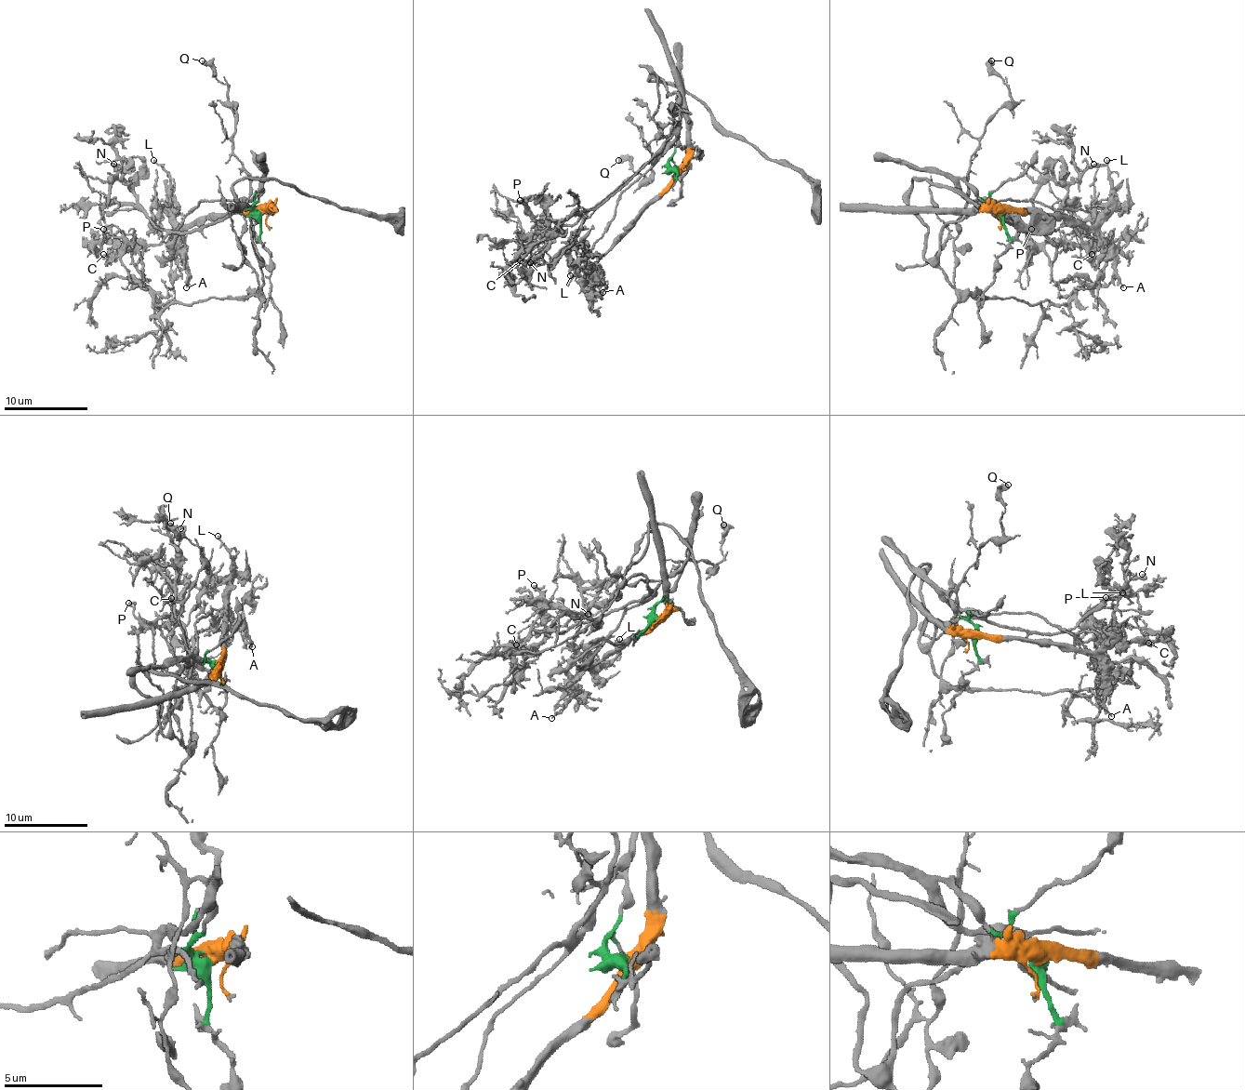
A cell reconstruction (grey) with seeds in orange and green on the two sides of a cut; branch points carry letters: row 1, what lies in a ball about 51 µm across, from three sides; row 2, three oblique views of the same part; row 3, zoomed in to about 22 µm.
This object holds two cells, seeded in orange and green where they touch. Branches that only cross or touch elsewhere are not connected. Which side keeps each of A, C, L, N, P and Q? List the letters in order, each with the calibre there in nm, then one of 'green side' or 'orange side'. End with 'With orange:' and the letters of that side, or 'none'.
A: 150 nm thick; orange side
C: 200 nm thick; green side
L: 170 nm thick; orange side
N: 220 nm thick; green side
P: 170 nm thick; green side
Q: 460 nm thick; green side
With orange: A, L

